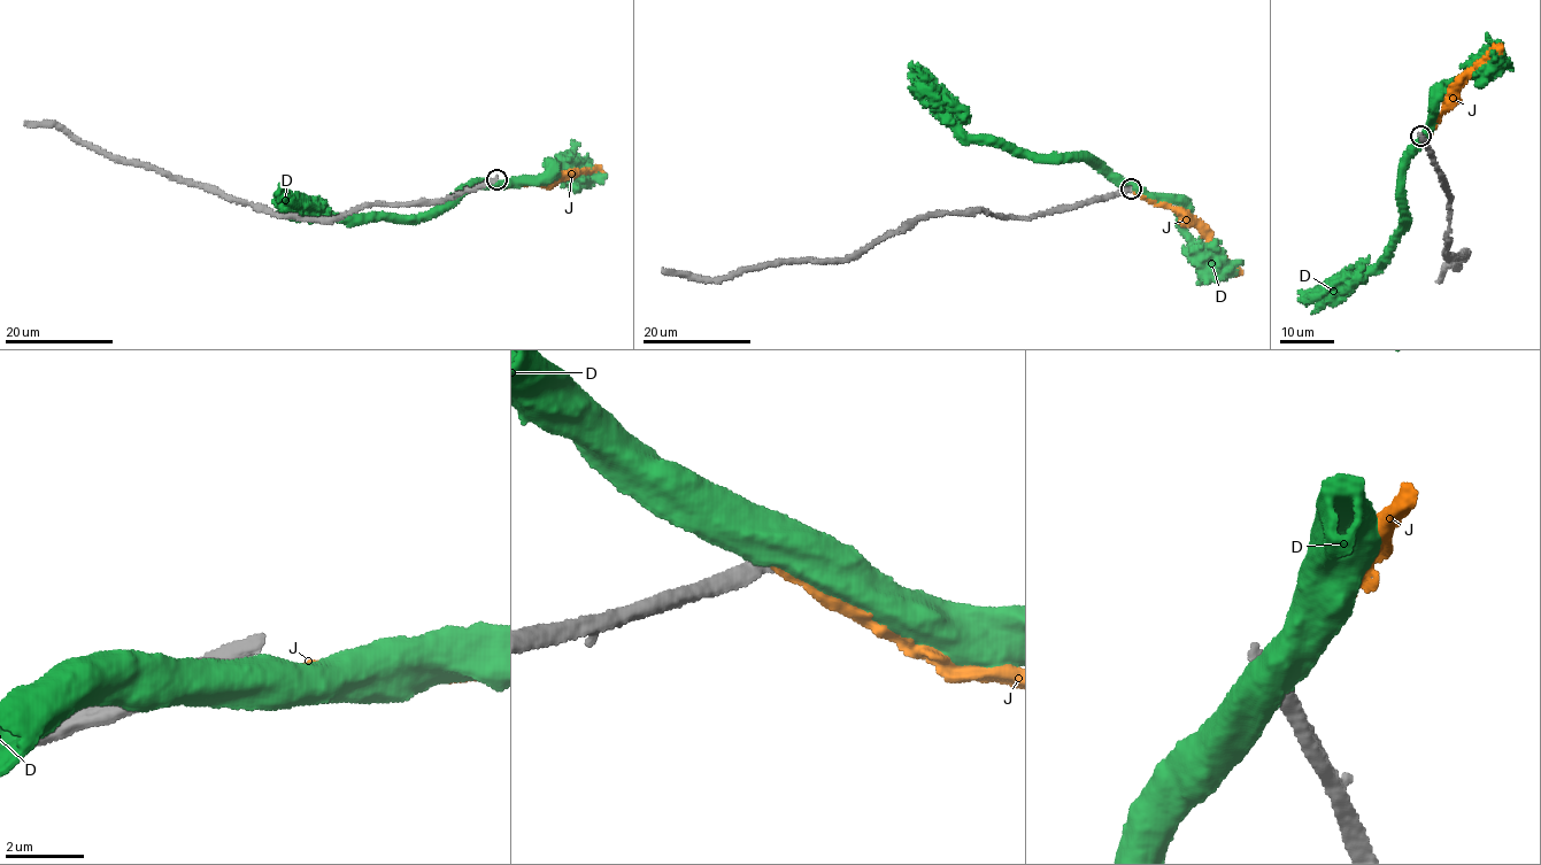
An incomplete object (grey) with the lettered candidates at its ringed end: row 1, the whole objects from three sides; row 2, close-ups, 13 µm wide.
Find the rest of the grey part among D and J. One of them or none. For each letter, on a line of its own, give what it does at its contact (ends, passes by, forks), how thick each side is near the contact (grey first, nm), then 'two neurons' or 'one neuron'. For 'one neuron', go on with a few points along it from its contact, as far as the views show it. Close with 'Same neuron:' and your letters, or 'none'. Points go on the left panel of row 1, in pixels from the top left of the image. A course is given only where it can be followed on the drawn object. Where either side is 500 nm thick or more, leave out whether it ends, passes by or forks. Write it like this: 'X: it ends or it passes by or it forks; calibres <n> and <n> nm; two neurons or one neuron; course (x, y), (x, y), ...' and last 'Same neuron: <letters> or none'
D: calibres 460 and 750 nm; two neurons
J: calibres 500 and 280 nm; two neurons
Same neuron: none

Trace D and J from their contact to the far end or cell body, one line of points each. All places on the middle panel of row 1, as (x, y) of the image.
D: (1130, 187), (1111, 180), (1088, 161), (1075, 157), (1018, 155), (993, 141), (967, 137), (931, 94), (911, 62)
J: (1130, 187), (1149, 200), (1187, 211), (1229, 264), (1241, 273)

